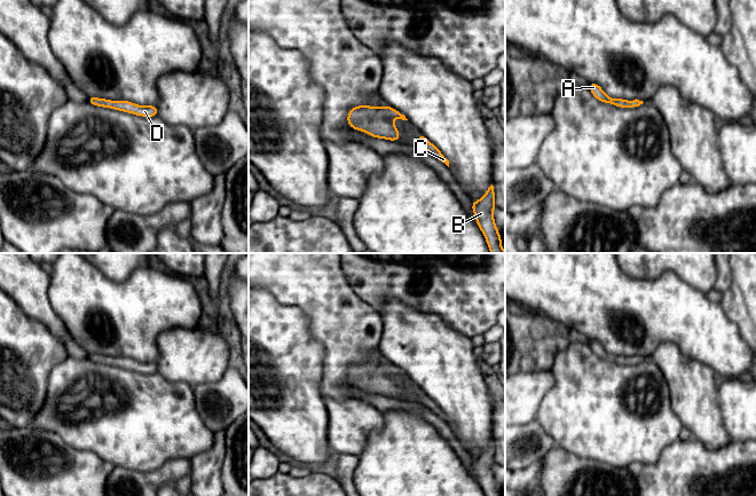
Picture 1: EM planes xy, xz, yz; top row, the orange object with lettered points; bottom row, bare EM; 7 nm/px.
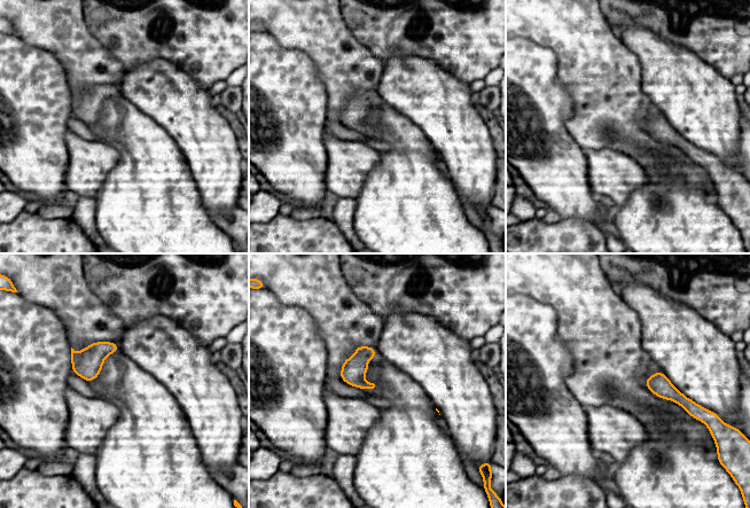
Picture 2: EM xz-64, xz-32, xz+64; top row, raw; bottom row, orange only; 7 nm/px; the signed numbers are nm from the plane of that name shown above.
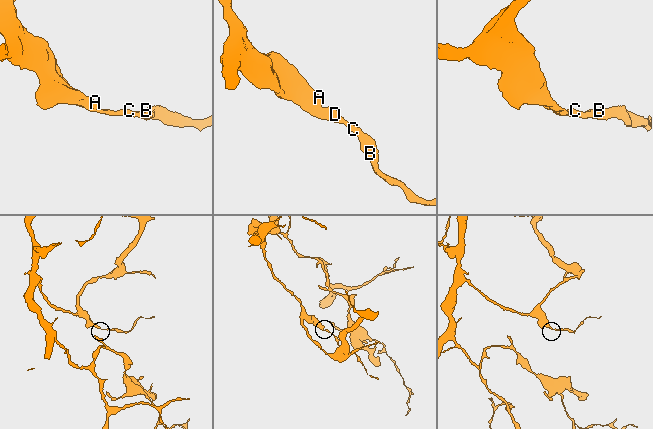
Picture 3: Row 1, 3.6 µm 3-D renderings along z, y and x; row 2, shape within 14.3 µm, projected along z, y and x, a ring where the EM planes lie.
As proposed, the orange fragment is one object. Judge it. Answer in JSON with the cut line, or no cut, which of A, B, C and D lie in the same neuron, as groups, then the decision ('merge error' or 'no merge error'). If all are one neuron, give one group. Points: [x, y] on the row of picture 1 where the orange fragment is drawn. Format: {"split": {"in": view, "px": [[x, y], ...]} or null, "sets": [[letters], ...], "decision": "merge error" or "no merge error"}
{"split": null, "sets": [["A", "B", "C", "D"]], "decision": "no merge error"}

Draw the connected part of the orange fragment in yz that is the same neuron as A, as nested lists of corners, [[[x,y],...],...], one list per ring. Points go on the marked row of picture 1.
[[[590,82],[588,87],[590,88],[592,95],[598,101],[604,102],[604,103],[609,103],[619,108],[637,108],[644,103],[643,101],[639,101],[637,99],[632,101],[628,101],[623,99],[612,99],[606,95],[606,93],[603,90],[603,88],[598,84]]]

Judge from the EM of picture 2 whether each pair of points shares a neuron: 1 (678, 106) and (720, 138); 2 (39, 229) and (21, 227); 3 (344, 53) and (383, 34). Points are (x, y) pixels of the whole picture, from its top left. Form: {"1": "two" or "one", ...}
{"1": "one", "2": "one", "3": "two"}

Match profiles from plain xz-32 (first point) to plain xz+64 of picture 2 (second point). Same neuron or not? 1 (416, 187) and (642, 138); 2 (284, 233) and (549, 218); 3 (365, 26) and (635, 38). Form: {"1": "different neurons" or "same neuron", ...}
{"1": "different neurons", "2": "different neurons", "3": "different neurons"}

